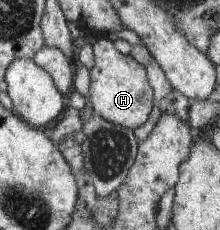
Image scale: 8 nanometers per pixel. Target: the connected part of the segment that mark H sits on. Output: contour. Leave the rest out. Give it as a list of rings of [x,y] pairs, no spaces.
[[[107,37],[99,38],[94,44],[95,66],[90,71],[89,98],[92,108],[105,120],[136,129],[149,120],[153,112],[153,86],[149,84],[147,67],[135,62],[133,56],[121,54],[117,46]]]

